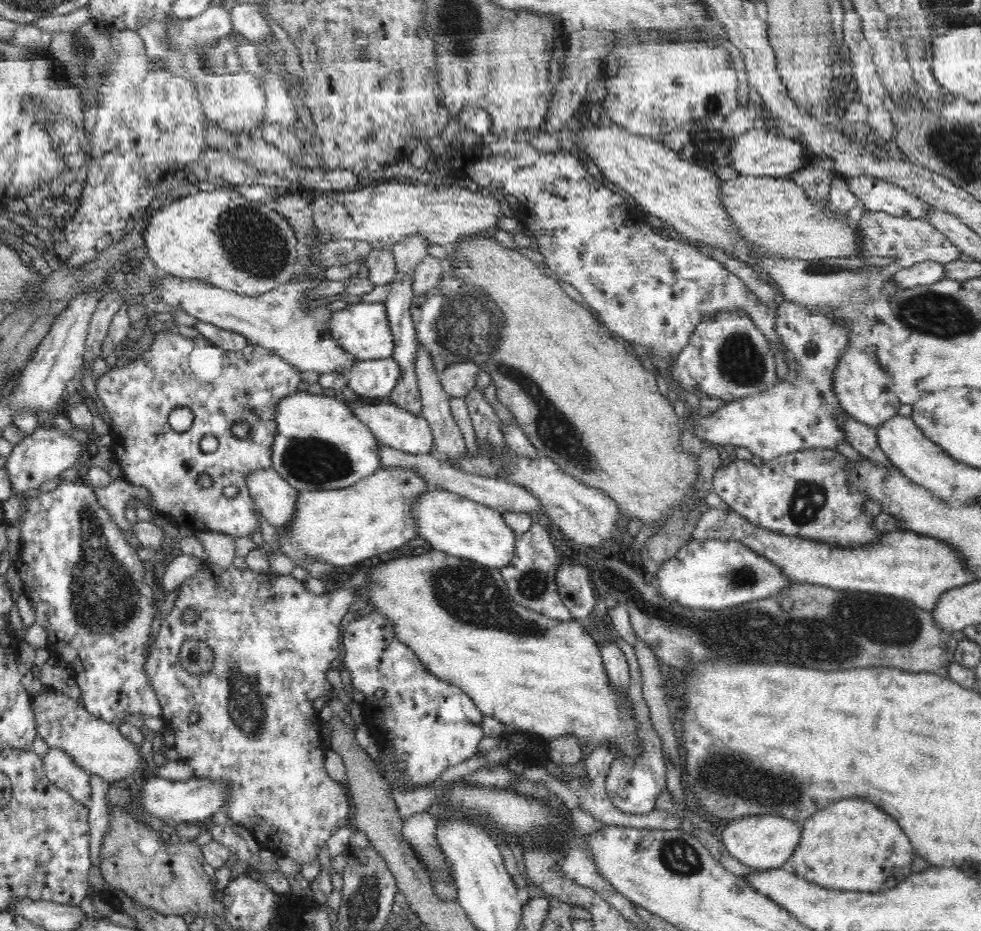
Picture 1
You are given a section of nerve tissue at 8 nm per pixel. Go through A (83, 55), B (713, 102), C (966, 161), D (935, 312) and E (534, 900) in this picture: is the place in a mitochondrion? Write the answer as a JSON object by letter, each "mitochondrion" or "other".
{"A":"mitochondrion","B":"mitochondrion","C":"mitochondrion","D":"mitochondrion","E":"other"}

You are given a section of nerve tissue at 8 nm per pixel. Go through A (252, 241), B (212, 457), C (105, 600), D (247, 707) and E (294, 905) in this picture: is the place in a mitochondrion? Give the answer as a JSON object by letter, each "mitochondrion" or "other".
{"A":"mitochondrion","B":"other","C":"mitochondrion","D":"mitochondrion","E":"other"}

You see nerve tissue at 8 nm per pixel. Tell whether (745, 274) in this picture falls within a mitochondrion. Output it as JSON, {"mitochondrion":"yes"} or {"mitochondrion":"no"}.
{"mitochondrion":"no"}

